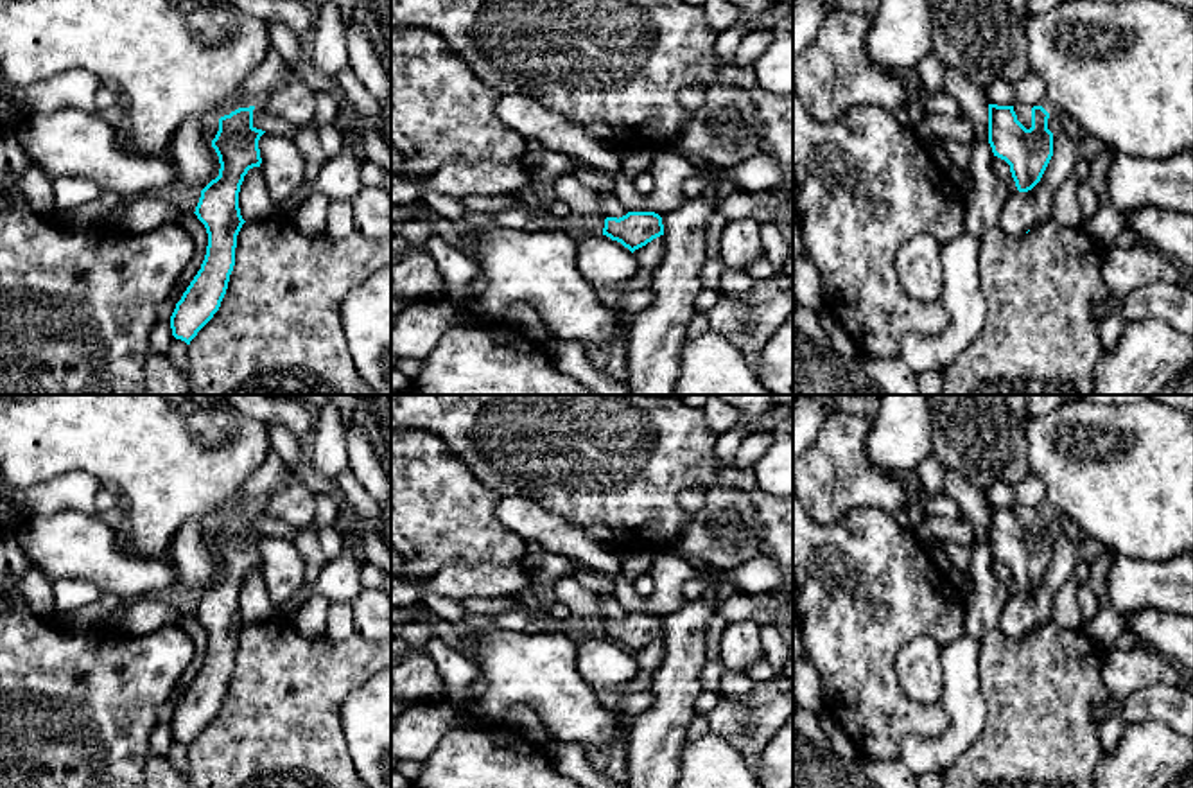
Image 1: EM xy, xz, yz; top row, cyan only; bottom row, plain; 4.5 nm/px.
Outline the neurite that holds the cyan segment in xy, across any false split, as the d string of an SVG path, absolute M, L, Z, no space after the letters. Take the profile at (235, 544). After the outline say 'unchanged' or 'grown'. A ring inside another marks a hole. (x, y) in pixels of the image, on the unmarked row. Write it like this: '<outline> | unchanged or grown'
M239 510L221 519L212 542L221 571L201 592L194 614L208 635L206 657L170 718L172 738L187 747L219 713L235 668L237 637L246 625L239 594L248 573L262 565L258 542L266 535L253 528L253 512Z | unchanged

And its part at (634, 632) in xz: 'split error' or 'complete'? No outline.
complete

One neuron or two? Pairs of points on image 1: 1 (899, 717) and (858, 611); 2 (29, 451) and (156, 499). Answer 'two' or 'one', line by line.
1: one
2: one

